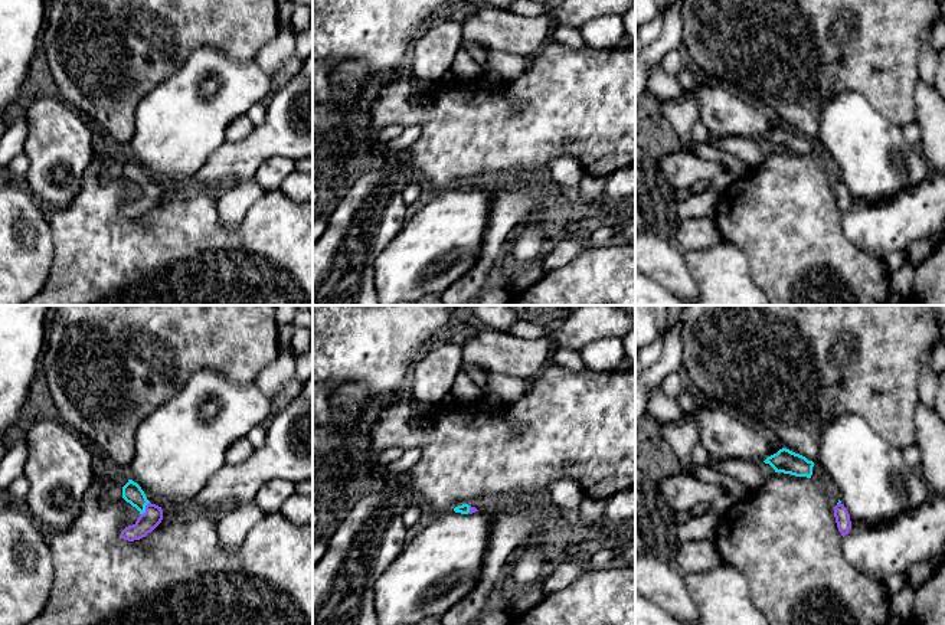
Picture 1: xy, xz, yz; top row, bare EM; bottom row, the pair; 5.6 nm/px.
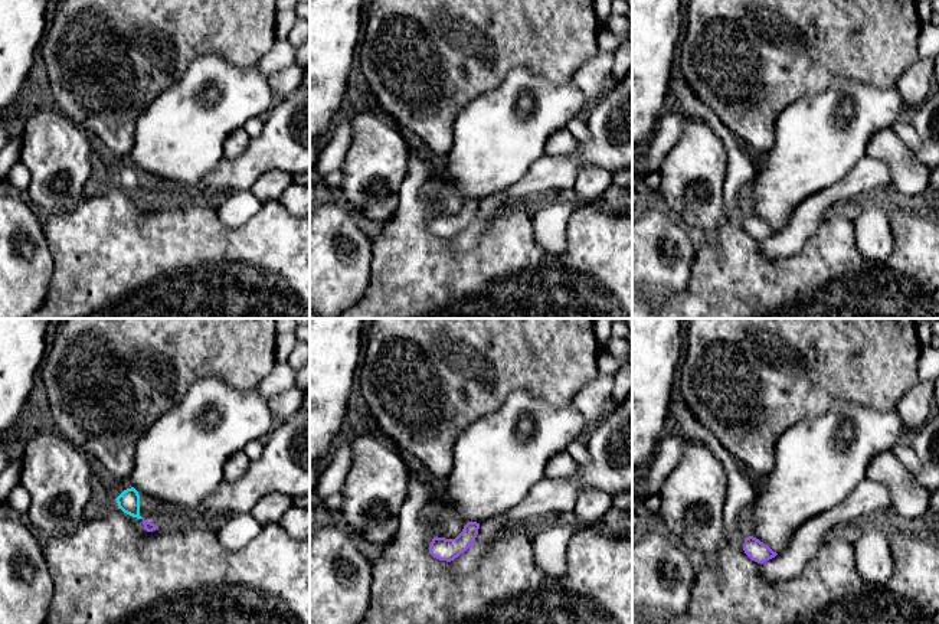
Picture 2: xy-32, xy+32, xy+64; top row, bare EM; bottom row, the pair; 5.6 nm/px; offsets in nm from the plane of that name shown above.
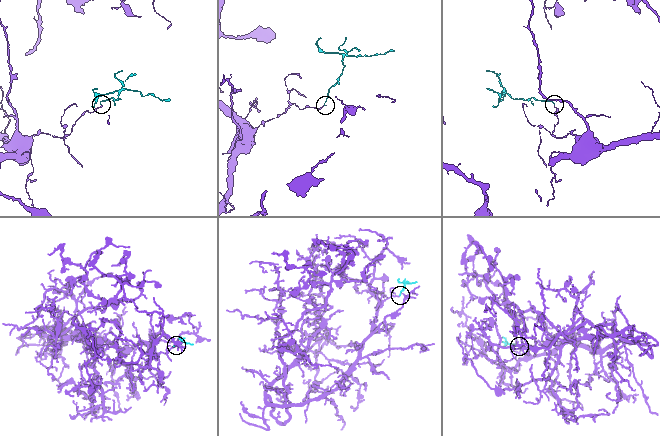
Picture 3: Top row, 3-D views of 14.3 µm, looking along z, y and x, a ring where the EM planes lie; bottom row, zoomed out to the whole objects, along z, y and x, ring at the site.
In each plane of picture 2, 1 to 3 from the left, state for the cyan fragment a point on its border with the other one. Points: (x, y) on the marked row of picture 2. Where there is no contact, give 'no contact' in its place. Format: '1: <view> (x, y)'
1: no contact
2: no contact
3: no contact

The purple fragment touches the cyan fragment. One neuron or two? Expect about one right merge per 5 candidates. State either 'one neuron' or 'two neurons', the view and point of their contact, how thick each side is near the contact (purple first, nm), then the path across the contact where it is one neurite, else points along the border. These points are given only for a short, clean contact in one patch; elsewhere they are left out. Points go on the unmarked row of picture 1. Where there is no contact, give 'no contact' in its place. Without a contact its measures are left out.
one neuron; contact xy (146, 186); calibres 110 and 110 nm; way xy (146, 200), (146, 186), (131, 169)

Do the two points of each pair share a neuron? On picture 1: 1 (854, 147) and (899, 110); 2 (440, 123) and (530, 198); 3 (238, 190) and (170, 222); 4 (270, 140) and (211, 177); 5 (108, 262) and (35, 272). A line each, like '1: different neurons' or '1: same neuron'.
1: different neurons
2: different neurons
3: different neurons
4: same neuron
5: different neurons

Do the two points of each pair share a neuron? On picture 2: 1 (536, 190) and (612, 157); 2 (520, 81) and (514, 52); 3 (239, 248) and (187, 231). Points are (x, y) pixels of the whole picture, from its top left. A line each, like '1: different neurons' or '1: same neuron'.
1: same neuron
2: different neurons
3: same neuron

